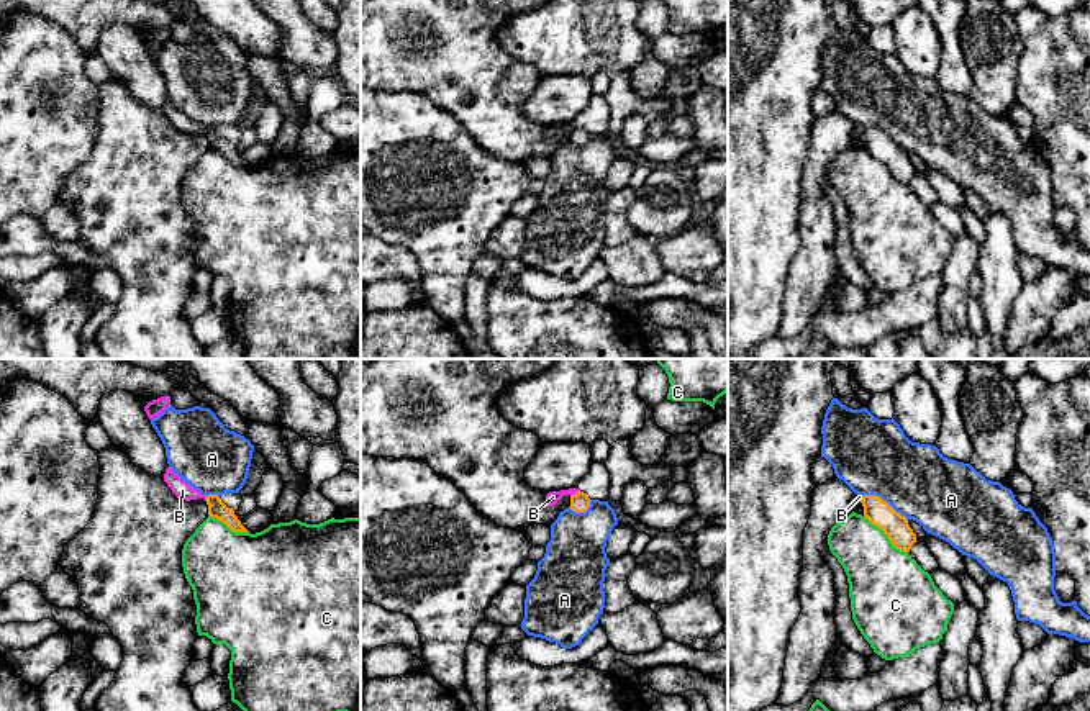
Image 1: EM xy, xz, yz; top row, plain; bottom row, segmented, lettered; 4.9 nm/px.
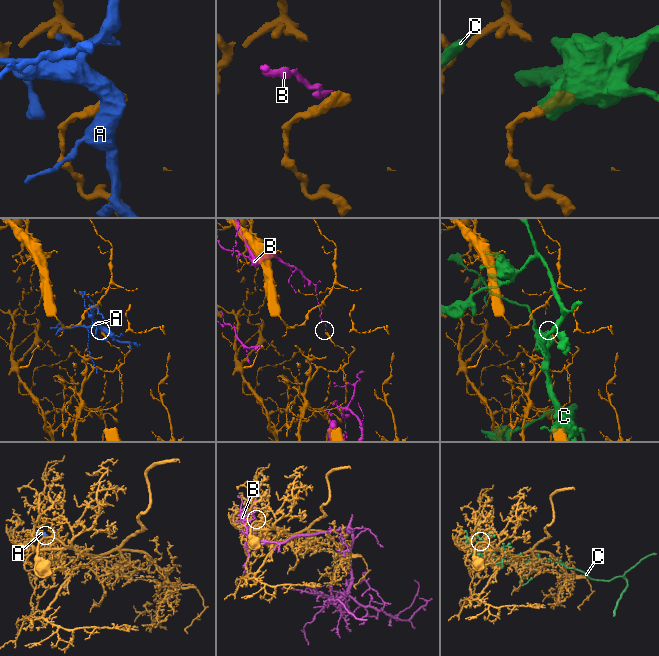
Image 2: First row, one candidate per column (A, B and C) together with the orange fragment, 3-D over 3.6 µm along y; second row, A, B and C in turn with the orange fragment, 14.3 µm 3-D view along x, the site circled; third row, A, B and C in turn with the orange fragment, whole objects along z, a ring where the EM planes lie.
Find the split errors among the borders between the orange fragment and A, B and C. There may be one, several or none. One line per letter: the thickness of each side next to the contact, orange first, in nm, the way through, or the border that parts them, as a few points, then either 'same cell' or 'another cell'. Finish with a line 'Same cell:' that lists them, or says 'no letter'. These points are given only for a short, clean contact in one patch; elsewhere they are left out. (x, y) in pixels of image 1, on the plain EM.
A: 120/380 nm | another cell
B: 90/60 nm | another cell
C: 120/360 nm | another cell
Same cell: no letter

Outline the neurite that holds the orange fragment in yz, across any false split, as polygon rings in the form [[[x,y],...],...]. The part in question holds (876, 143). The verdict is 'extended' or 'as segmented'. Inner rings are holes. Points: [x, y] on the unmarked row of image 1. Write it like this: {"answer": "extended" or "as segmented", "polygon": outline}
{"answer": "as segmented", "polygon": [[[864,128],[861,136],[864,149],[880,161],[897,182],[910,185],[916,175],[916,167],[910,161],[908,152],[877,128]]]}

